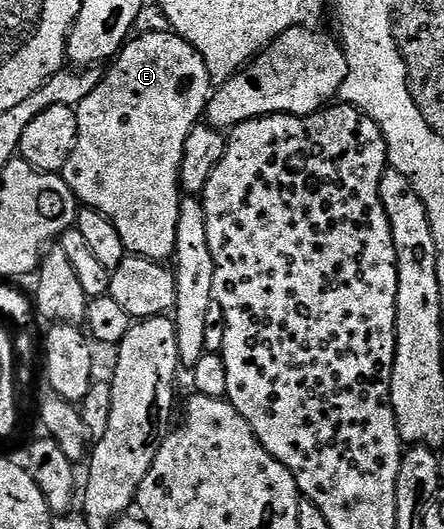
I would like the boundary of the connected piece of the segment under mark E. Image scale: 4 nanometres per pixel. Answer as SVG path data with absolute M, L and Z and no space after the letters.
M169 30L128 39L106 68L97 89L79 103L79 136L61 174L83 207L99 211L117 225L117 233L121 233L128 253L156 261L167 261L174 256L181 202L179 170L185 141L195 124L204 118L212 94L209 69L197 49Z

